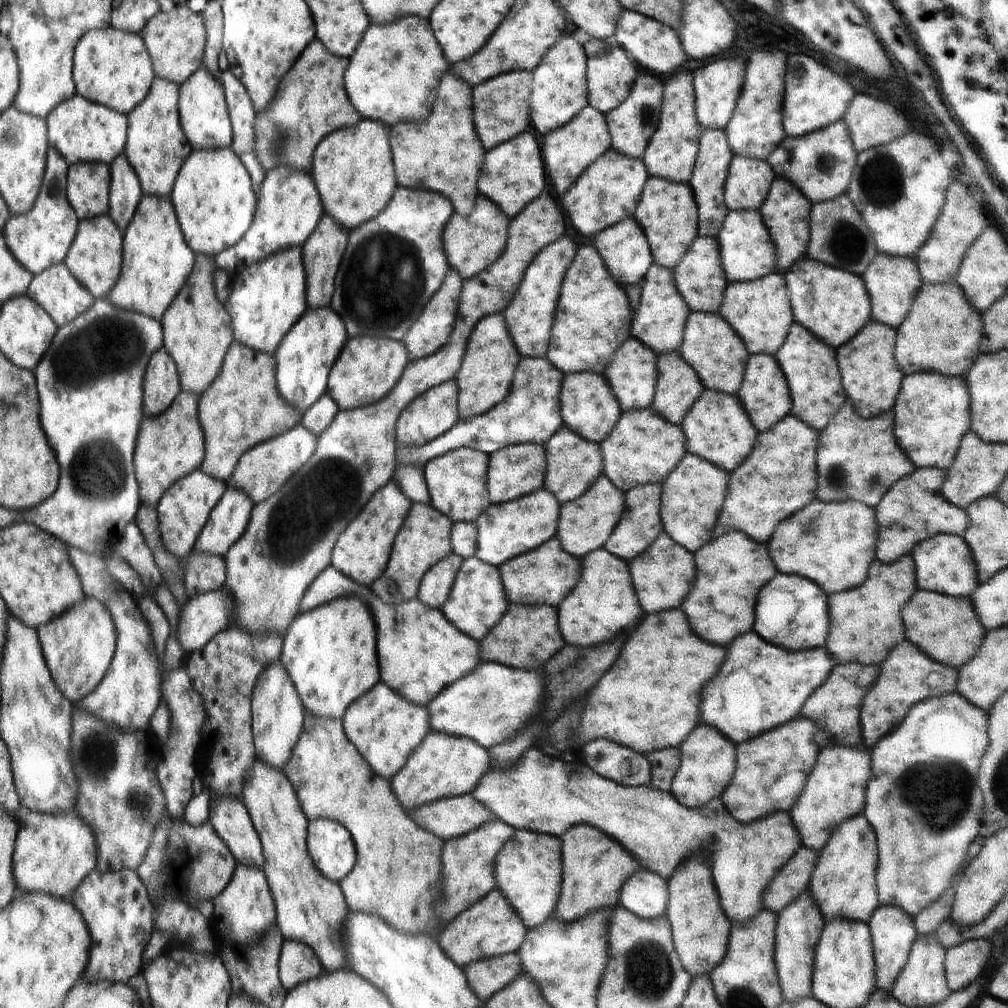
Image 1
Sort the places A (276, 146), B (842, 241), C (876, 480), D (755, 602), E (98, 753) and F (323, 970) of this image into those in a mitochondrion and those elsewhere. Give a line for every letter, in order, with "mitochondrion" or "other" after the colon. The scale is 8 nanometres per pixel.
A: mitochondrion
B: mitochondrion
C: mitochondrion
D: other
E: mitochondrion
F: other

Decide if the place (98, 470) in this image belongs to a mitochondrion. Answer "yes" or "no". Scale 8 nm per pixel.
yes

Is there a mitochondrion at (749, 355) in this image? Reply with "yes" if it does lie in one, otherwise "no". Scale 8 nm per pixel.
no

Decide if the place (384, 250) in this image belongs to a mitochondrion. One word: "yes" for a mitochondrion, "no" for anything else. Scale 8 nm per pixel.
yes

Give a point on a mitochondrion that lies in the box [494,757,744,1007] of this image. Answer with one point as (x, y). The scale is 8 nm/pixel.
(649, 974)

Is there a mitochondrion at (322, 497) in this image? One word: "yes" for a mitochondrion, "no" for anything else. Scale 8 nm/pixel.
yes

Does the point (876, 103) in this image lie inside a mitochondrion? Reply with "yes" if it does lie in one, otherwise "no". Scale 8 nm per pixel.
no

